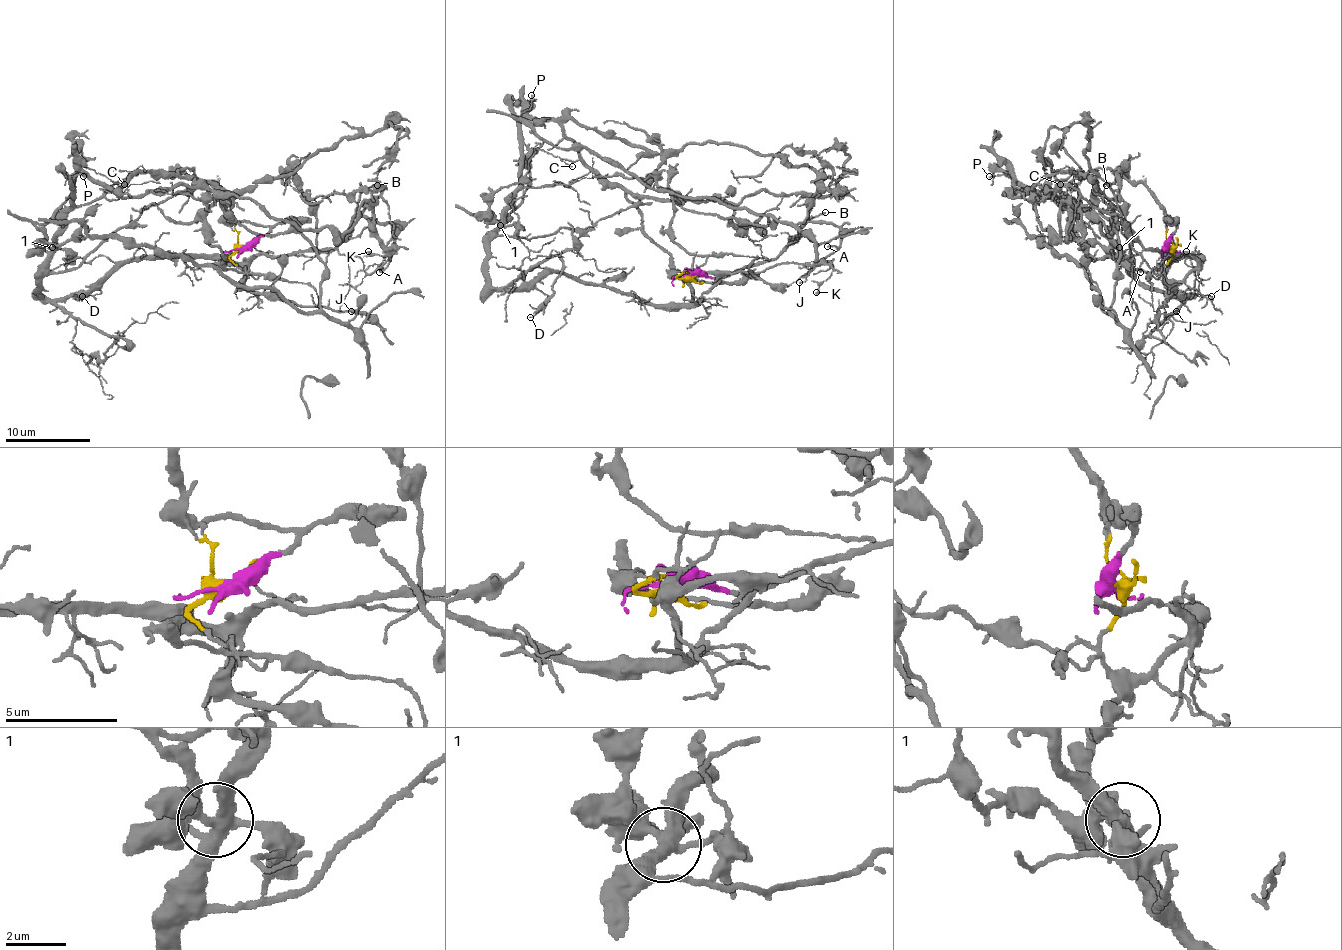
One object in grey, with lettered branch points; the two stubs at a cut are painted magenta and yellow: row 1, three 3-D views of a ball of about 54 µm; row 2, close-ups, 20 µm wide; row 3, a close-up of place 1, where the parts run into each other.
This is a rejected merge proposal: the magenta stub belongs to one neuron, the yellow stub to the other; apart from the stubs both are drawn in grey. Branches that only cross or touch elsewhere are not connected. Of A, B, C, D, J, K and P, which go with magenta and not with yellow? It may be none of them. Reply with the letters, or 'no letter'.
no letter

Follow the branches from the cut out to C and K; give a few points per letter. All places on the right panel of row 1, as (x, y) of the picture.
C: (1170, 249), (1165, 276), (1200, 259), (1165, 274), (1180, 300), (1138, 278), (1048, 165), (1061, 184)
K: (1170, 249), (1165, 276), (1182, 281), (1197, 266), (1189, 255), (1148, 251), (1116, 217), (1150, 268), (1187, 251)

